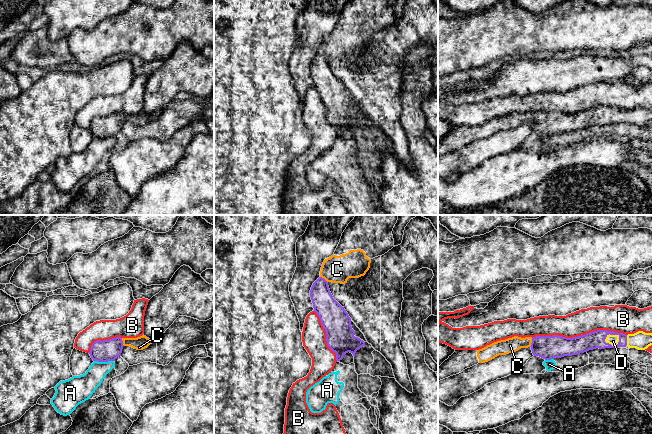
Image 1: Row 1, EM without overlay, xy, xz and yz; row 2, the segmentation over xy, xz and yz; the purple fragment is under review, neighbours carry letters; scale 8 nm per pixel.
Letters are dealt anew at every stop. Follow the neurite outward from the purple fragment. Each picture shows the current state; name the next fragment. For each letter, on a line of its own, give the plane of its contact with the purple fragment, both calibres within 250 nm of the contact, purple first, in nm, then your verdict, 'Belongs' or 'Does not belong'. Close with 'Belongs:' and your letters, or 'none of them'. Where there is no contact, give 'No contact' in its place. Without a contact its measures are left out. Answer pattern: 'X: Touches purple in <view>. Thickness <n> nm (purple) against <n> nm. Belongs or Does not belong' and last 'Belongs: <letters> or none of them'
A: Touches purple in xy. Thickness 180 nm (purple) against 180 nm. Does not belong
B: Touches purple in yz. Thickness 190 nm (purple) against 200 nm. Does not belong
C: Touches purple in yz. Thickness 190 nm (purple) against 120 nm. Belongs
D: Touches purple in yz. Thickness 140 nm (purple) against 80 nm. Belongs
Belongs: C, D

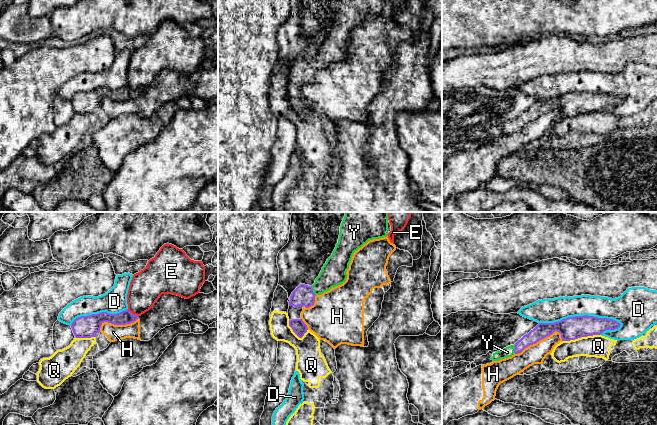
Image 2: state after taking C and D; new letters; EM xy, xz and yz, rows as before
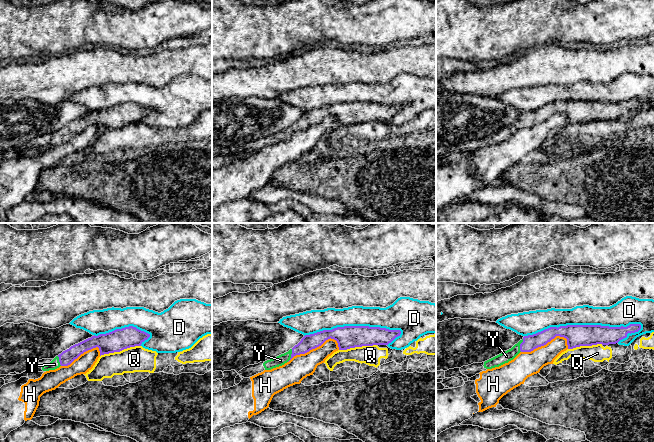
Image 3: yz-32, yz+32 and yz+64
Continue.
D: Touches purple in yz. Thickness 190 nm (purple) against 190 nm. Does not belong
E: Touches purple in xy. Thickness 110 nm (purple) against 260 nm. Does not belong
H: Touches purple in yz. Thickness 140 nm (purple) against 160 nm. Does not belong
Q: Touches purple in yz. Thickness 190 nm (purple) against 180 nm. Does not belong
Y: Touches purple in xz. Thickness 170 nm (purple) against 200 nm. Belongs
Belongs: Y

